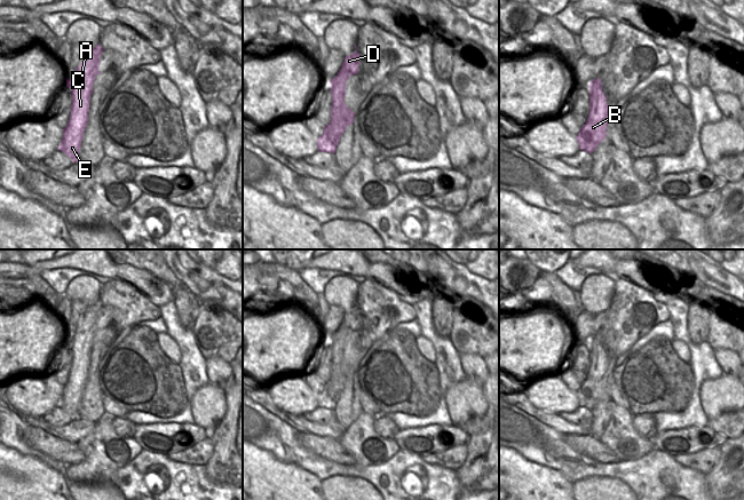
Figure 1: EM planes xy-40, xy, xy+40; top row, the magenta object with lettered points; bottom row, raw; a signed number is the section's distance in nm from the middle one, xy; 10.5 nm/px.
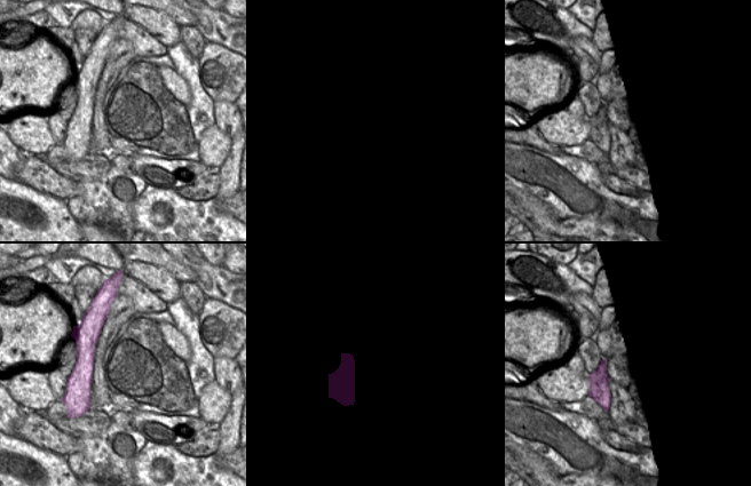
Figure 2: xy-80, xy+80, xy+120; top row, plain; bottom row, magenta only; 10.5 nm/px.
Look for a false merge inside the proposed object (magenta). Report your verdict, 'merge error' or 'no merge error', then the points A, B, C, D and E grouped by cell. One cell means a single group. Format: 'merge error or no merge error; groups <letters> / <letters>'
merge error; groups A C D E / B

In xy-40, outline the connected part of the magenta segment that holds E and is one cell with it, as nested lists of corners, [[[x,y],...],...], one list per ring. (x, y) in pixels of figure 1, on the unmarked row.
[[[100,300],[89,304],[74,332],[66,335],[66,343],[71,346],[72,350],[71,371],[66,383],[63,386],[63,395],[57,406],[65,410],[73,419],[79,419],[79,406],[88,380],[93,341],[95,333],[101,330],[98,322],[102,309],[103,304]]]

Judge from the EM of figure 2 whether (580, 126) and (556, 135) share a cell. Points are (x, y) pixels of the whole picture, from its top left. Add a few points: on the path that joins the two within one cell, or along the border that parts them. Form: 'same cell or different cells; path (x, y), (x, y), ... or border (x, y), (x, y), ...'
same cell; path (575, 130), (562, 130)

